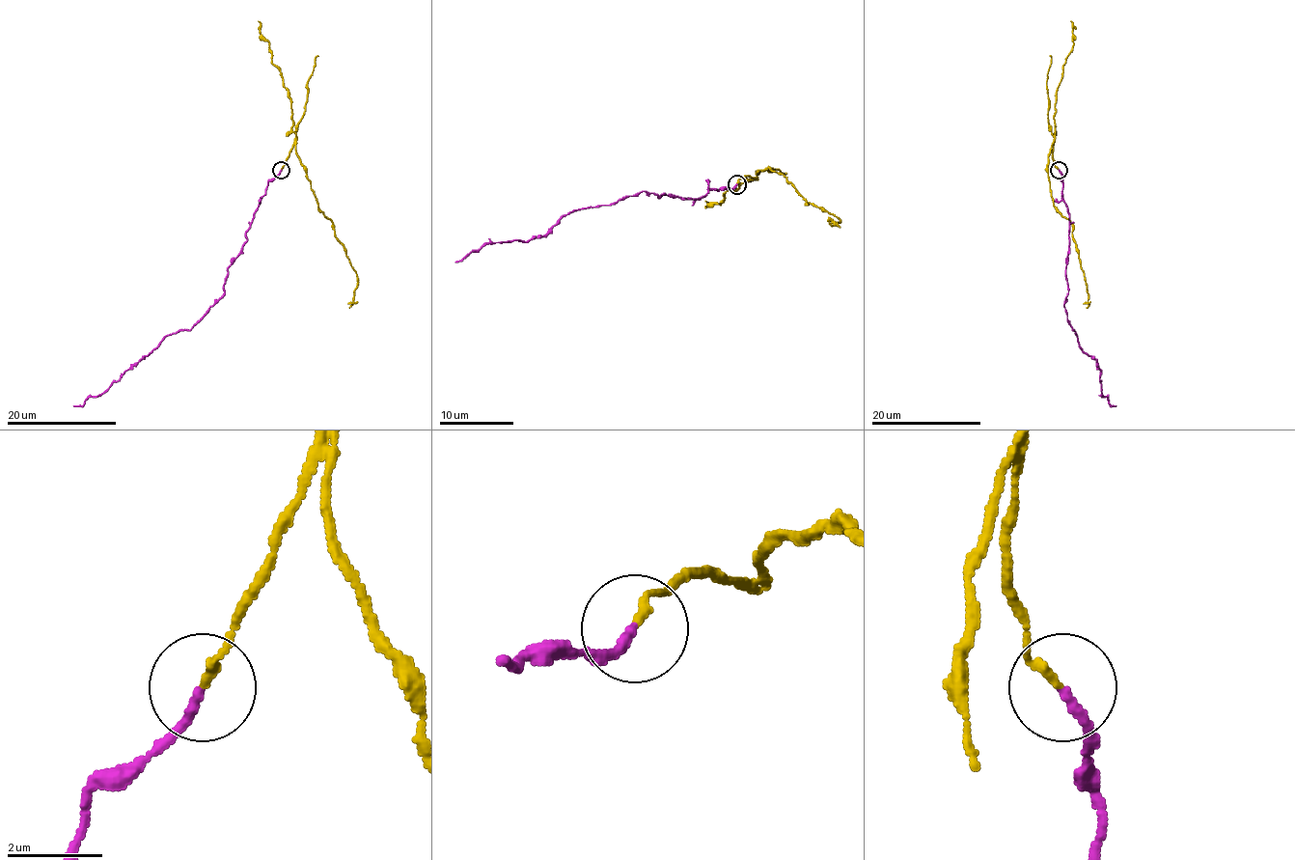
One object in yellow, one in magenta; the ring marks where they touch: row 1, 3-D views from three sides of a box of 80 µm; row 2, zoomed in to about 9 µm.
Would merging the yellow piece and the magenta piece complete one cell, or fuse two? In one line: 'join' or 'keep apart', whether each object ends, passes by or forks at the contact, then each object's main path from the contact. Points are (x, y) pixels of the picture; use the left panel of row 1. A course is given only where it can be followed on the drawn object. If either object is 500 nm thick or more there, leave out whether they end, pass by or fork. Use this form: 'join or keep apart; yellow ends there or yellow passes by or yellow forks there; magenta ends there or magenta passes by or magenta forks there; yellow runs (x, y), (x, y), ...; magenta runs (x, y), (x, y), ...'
keep apart; yellow ends there; magenta ends there; yellow runs (281, 170), (294, 145), (317, 207), (334, 228), (334, 235), (356, 274), (353, 303), (349, 307); magenta runs (281, 170), (268, 182), (242, 252), (227, 269), (224, 293), (190, 329), (172, 332), (100, 394), (73, 405)

